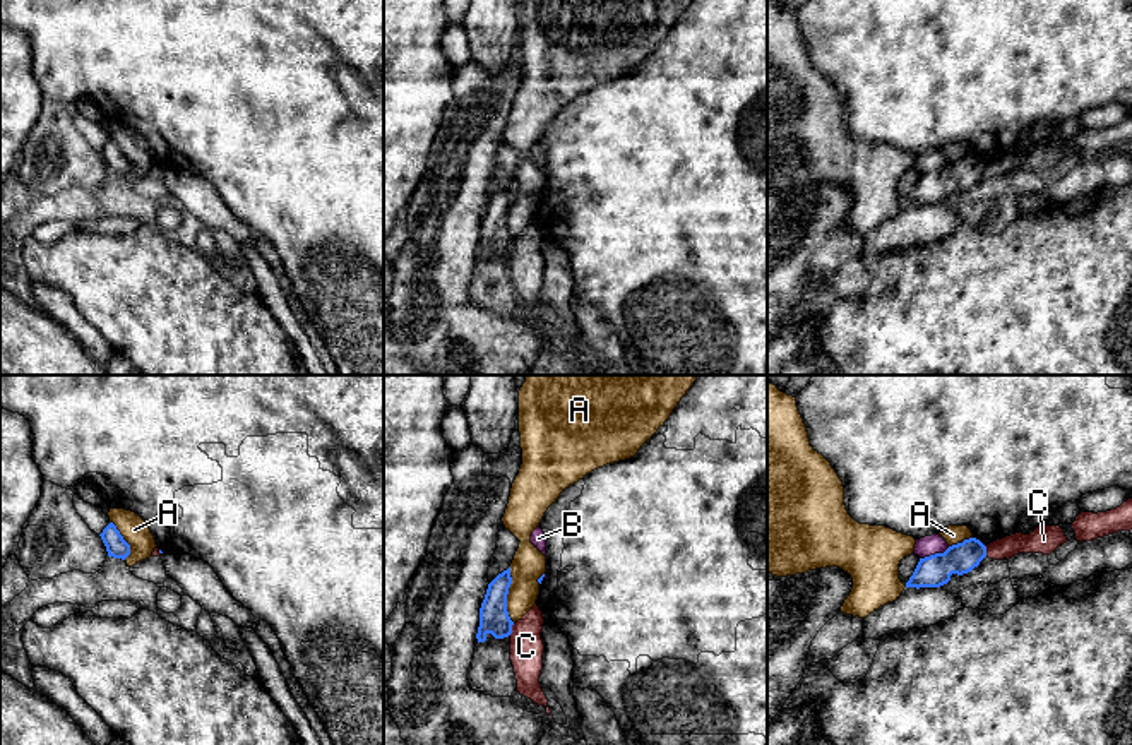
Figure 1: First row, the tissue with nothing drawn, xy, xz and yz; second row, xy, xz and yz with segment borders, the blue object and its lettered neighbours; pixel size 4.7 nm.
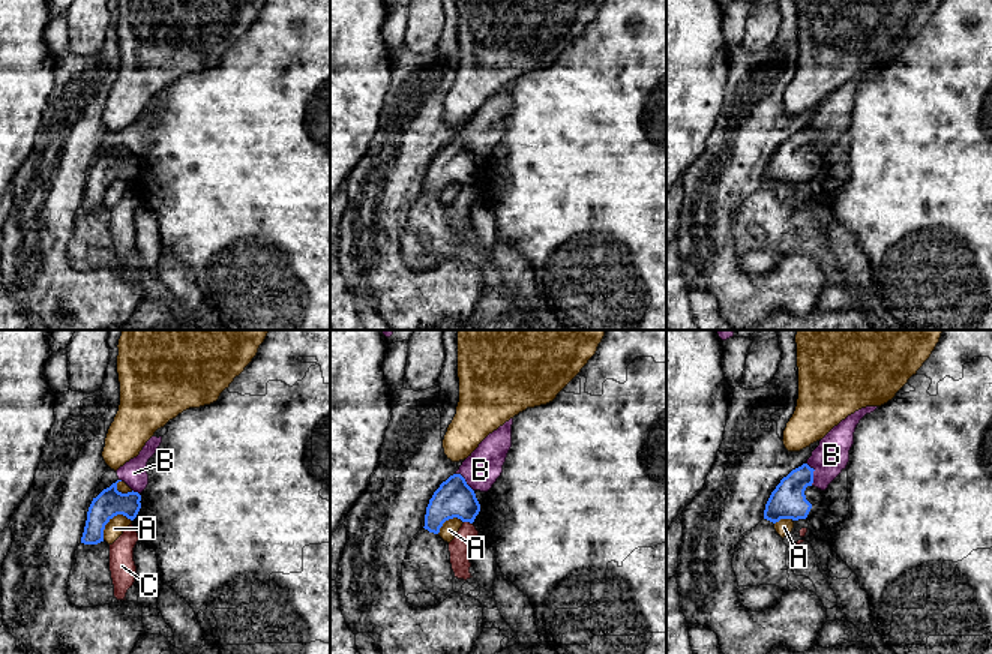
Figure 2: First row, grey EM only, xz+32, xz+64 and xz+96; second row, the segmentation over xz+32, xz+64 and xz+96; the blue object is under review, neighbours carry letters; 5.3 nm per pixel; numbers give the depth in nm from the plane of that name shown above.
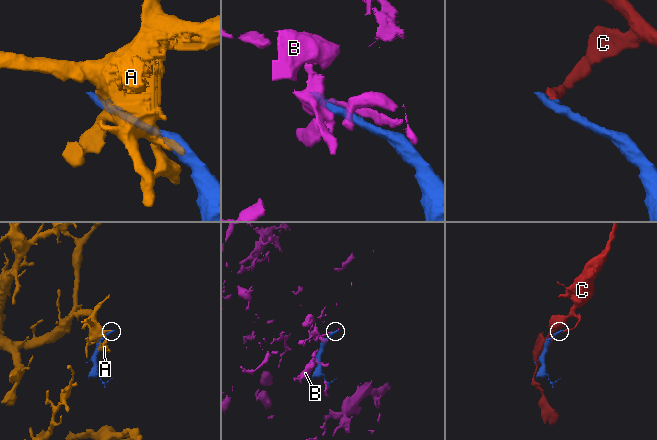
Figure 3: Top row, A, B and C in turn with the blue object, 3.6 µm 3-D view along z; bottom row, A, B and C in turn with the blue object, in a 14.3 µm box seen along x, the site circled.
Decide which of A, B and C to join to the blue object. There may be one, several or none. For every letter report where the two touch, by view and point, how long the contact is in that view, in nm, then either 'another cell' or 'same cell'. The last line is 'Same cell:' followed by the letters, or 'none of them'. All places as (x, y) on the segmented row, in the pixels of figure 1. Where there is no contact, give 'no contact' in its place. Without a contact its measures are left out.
A: xz (507, 593) | 260 nm | another cell
B: yz (935, 554) | 160 nm | another cell
C: xz (511, 629) | 60 nm | another cell
Same cell: none of them

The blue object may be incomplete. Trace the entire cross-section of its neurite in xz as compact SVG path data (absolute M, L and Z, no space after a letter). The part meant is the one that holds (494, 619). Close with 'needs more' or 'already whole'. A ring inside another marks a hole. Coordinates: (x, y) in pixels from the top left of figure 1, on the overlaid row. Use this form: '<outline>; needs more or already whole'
M510 567L488 584L480 608L480 627L476 634L478 642L485 642L488 634L492 634L495 639L503 639L512 634L514 622L507 611L507 594L510 584Z; already whole

